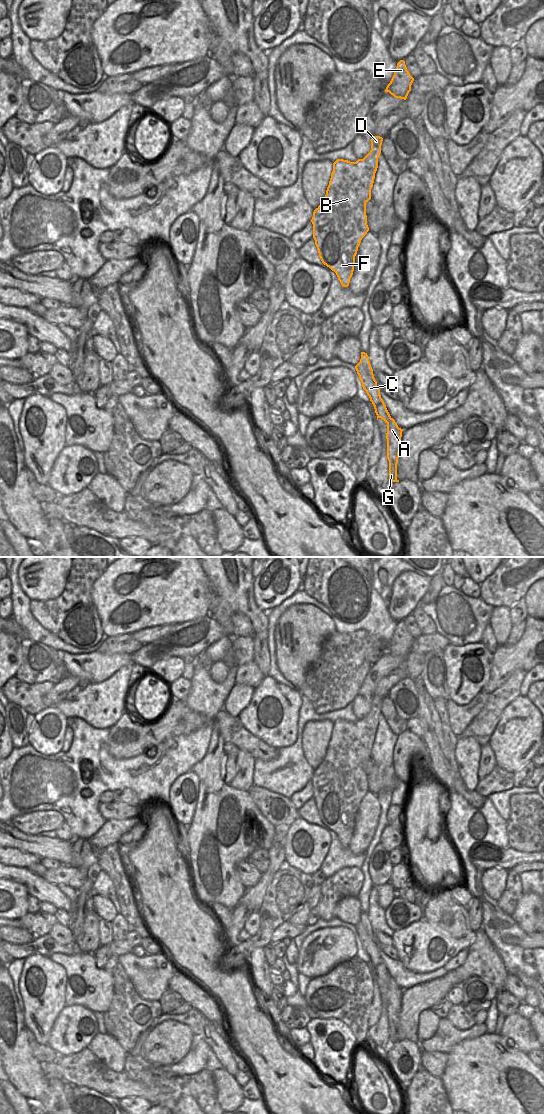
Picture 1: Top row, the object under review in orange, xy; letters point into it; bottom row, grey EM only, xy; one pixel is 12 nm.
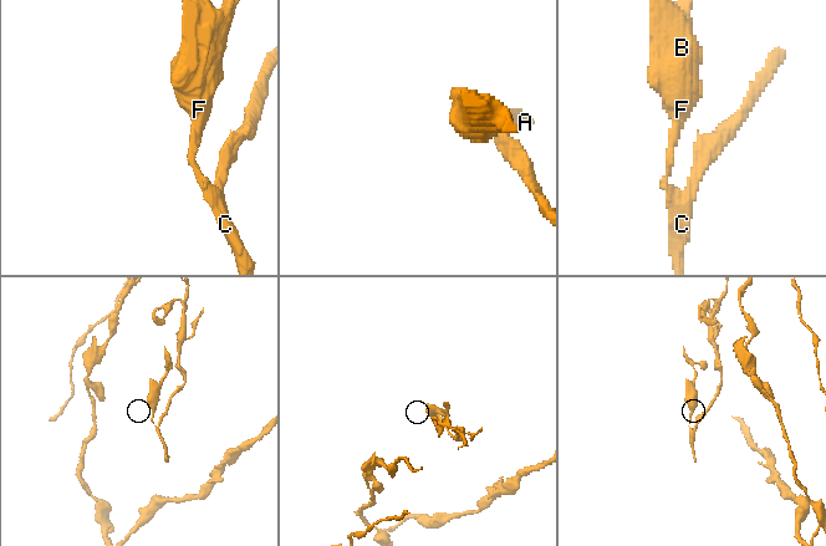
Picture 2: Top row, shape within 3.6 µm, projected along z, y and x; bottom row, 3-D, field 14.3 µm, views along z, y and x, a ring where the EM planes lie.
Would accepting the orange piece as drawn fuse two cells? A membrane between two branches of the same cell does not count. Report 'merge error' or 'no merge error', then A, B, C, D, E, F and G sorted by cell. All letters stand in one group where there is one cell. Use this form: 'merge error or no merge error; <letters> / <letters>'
merge error; A B D E F G / C

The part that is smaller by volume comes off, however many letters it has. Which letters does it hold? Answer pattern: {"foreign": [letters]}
{"foreign": ["A", "B", "D", "E", "F", "G"]}

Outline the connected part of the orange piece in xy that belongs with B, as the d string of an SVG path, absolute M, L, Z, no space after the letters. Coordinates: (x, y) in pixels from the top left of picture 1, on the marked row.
M373 136L371 150L363 159L358 159L356 162L337 159L333 163L326 195L322 203L314 210L311 219L313 238L319 257L324 265L336 273L343 287L349 286L358 247L362 238L369 231L366 203L371 199L371 189L378 168L382 141L382 137Z

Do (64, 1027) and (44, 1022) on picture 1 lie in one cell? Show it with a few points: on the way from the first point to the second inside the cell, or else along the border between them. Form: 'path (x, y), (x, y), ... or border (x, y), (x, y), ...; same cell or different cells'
border (66, 1005), (57, 1016), (46, 1043); different cells

